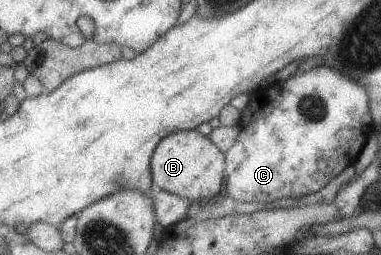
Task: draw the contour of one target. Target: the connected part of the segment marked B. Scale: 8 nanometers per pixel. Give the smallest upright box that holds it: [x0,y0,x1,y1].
[150,129,225,202]

